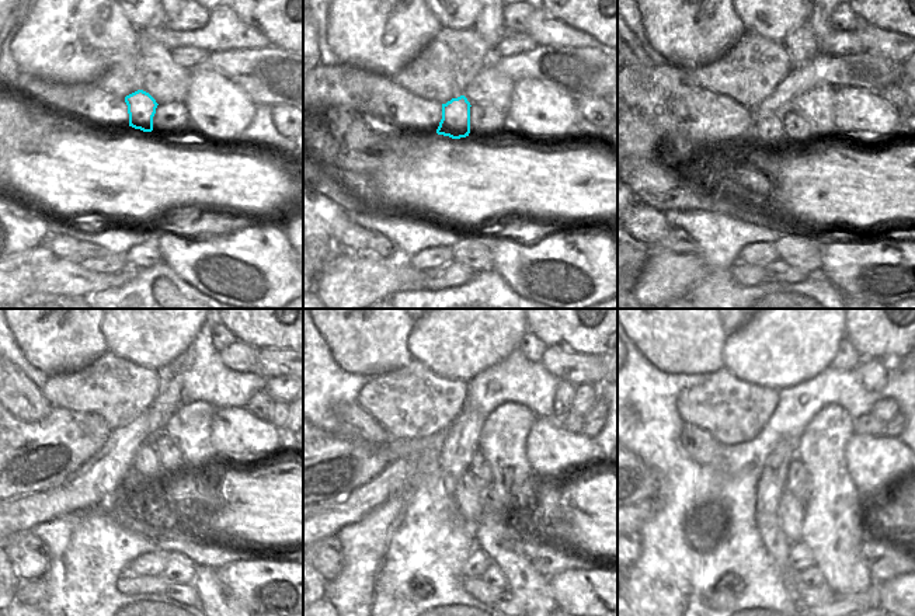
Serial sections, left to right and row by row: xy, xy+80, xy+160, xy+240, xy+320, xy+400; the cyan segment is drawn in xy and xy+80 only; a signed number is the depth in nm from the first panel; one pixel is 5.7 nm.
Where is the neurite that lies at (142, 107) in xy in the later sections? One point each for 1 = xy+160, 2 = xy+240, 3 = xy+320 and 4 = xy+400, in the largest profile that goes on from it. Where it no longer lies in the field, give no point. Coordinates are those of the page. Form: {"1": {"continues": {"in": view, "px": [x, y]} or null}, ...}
{"1": {"continues": {"in": "xy+160", "px": [769, 132]}}, "2": {"continues": {"in": "xy+240", "px": [146, 470]}}, "3": {"continues": {"in": "xy+320", "px": [469, 497]}}, "4": {"continues": {"in": "xy+400", "px": [790, 511]}}}

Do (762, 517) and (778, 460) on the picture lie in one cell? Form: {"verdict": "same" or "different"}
{"verdict": "same"}

